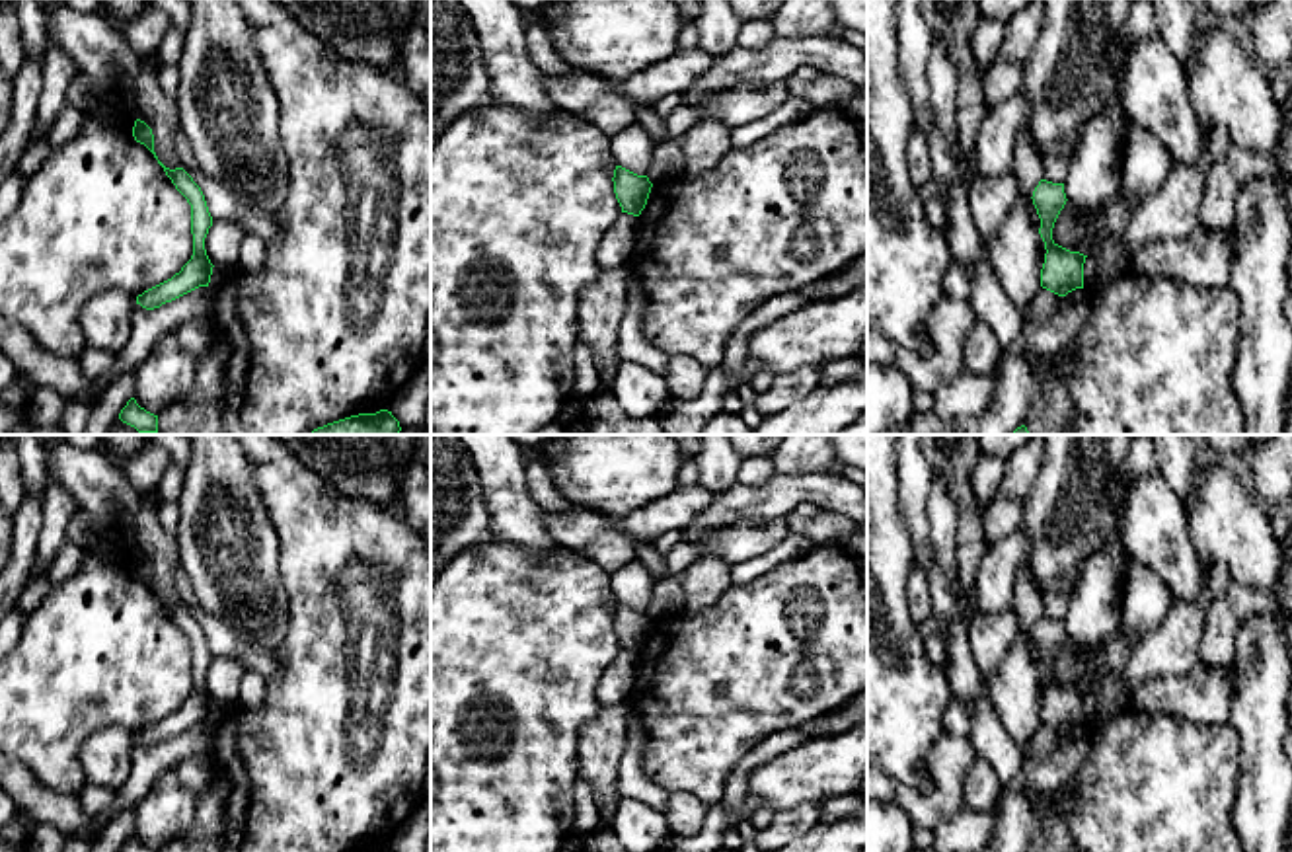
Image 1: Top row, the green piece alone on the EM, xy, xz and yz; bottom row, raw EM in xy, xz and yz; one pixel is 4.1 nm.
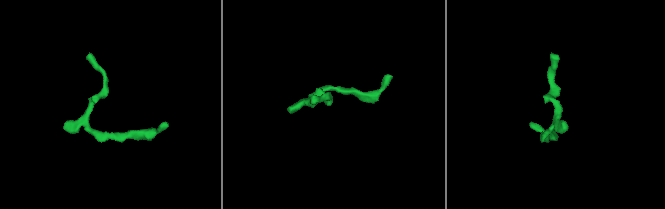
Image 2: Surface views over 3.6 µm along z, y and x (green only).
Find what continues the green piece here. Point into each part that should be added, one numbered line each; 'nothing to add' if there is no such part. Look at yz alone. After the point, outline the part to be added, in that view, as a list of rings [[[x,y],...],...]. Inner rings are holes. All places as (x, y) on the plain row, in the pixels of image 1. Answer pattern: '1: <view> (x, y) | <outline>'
nothing to add

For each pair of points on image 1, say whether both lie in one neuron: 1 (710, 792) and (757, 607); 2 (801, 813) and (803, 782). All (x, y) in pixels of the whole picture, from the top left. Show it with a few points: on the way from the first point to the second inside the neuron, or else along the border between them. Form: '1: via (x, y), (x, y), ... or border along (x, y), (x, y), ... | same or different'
1: via (710, 745), (710, 718), (757, 654) | same
2: border along (819, 804), (798, 804), (776, 812) | different

